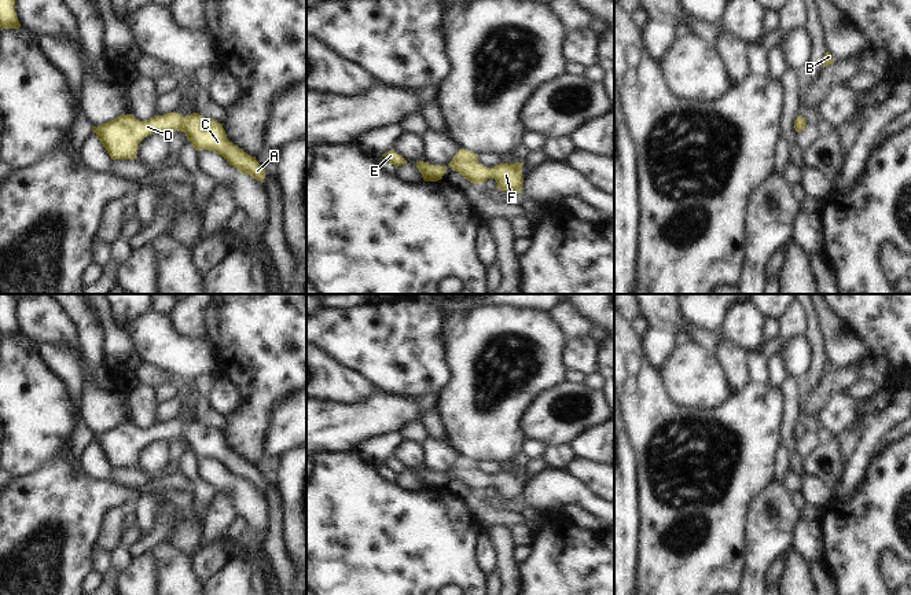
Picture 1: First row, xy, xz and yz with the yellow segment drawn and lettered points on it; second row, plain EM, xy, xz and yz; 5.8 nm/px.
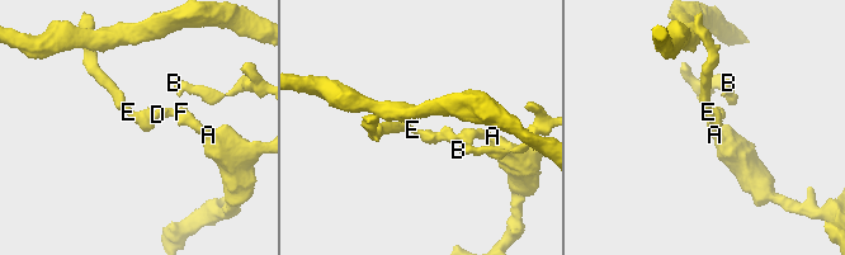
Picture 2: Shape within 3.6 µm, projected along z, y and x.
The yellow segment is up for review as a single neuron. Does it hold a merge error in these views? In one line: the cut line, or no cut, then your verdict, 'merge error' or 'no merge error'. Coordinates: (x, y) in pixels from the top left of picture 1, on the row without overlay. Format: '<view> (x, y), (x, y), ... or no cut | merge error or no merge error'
no cut | no merge error

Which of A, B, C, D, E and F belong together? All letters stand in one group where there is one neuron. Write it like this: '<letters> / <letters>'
A B C D E F

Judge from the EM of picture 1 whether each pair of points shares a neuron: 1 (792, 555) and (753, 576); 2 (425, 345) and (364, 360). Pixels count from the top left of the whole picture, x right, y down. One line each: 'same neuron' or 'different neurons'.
1: different neurons
2: same neuron

